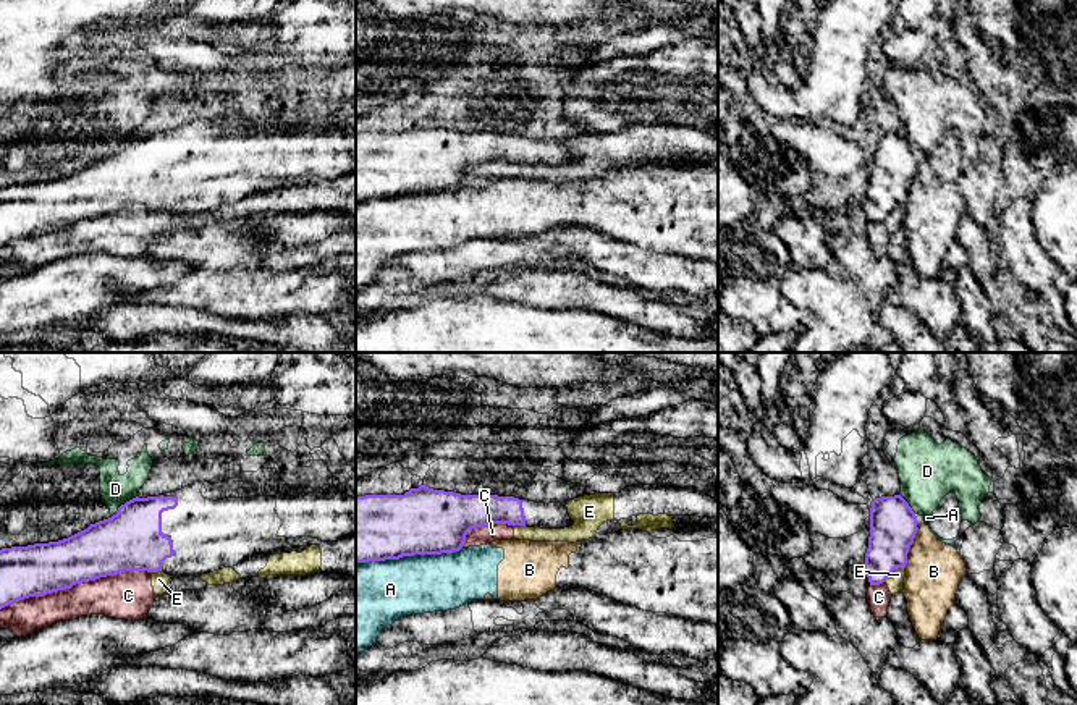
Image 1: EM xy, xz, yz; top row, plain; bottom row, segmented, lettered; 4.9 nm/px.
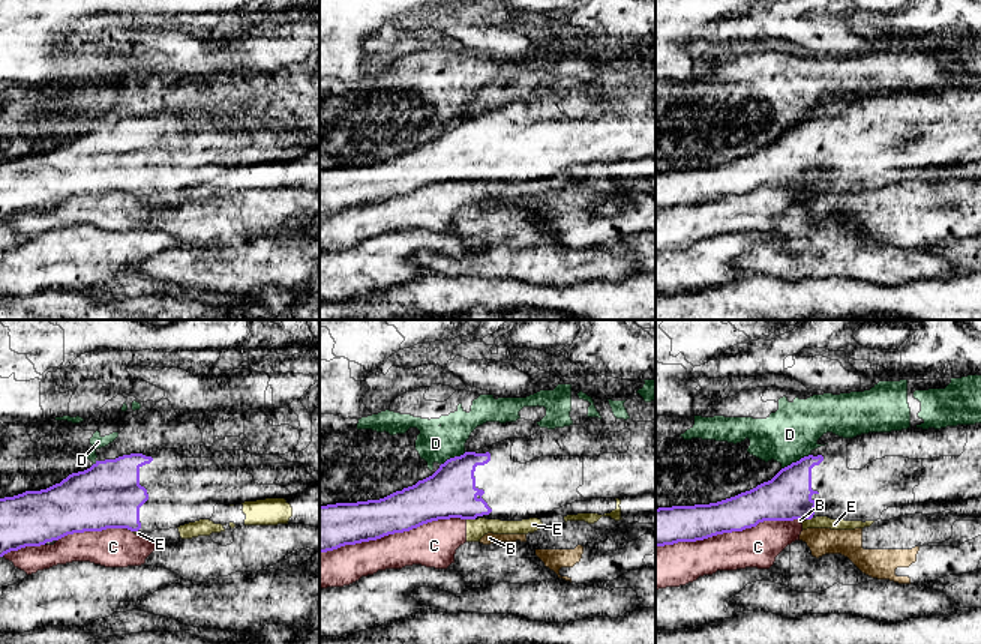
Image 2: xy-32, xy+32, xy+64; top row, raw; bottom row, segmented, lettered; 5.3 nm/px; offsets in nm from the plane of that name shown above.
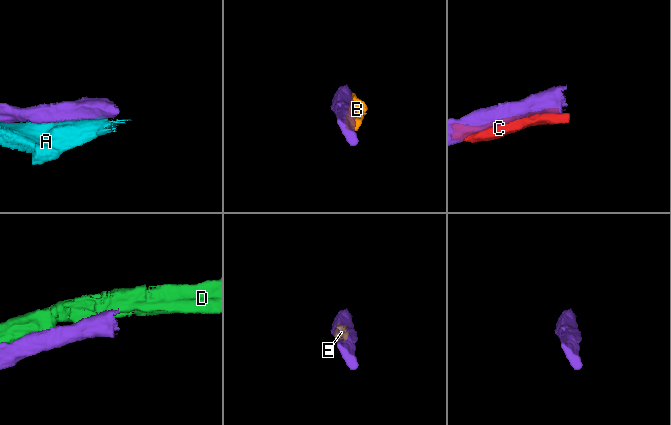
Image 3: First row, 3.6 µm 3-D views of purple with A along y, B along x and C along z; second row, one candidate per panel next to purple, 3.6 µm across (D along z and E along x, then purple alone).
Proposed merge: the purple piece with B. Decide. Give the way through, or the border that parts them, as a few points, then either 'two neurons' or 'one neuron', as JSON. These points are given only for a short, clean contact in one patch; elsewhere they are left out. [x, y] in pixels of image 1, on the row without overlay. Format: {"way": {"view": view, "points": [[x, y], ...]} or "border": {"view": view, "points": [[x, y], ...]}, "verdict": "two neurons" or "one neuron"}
{"border": {"view": "yz", "points": [[919, 167], [904, 204]]}, "verdict": "two neurons"}

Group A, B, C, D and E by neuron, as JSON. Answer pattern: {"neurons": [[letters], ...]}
{"neurons": [["A", "B"], ["C", "E"], ["D"]]}

